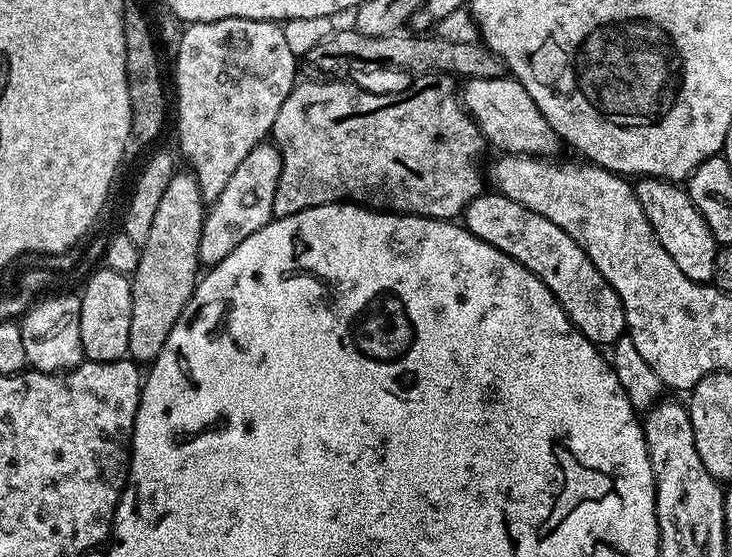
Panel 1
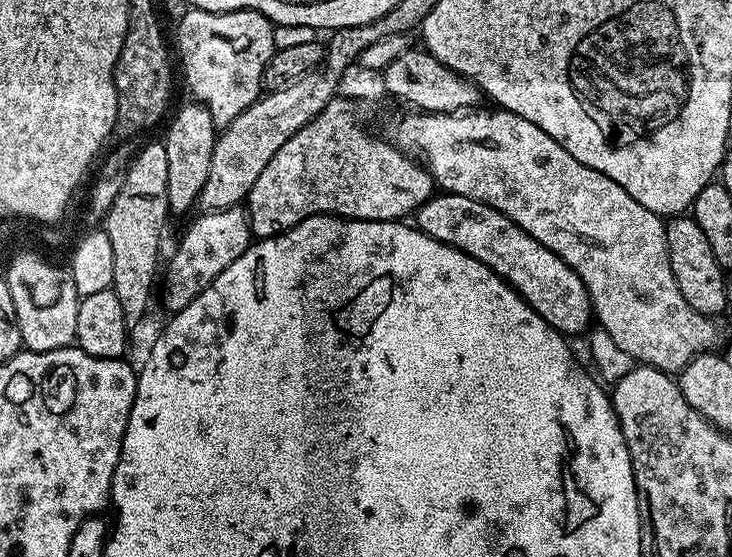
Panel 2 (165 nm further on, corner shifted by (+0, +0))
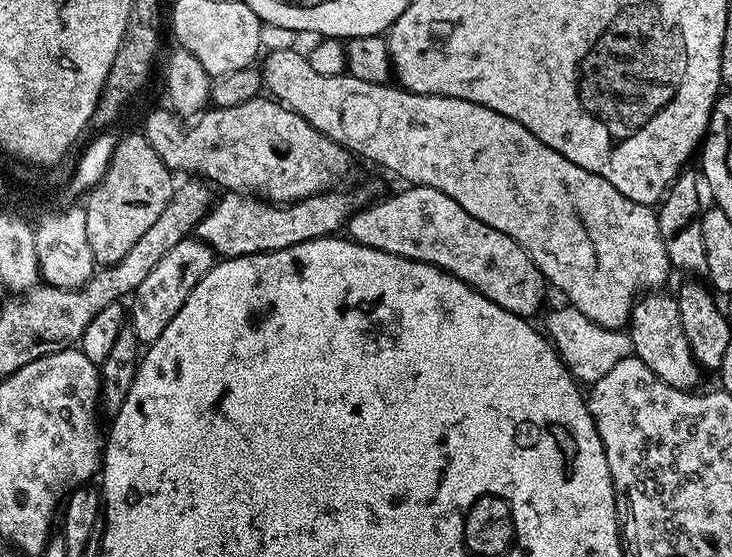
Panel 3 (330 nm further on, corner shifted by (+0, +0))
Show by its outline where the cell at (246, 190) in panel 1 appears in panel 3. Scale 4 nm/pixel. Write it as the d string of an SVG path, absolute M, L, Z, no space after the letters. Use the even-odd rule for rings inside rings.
M189 238L178 242L178 246L174 246L174 250L170 250L170 254L166 254L166 258L162 258L162 262L158 262L158 266L150 270L150 274L146 274L142 286L138 286L138 290L130 300L132 303L132 308L130 304L130 326L141 345L147 346L154 343L158 334L162 334L162 330L170 326L170 318L174 318L174 314L182 310L194 286L198 286L200 279L210 271L217 260L218 257L211 246L201 240Z

